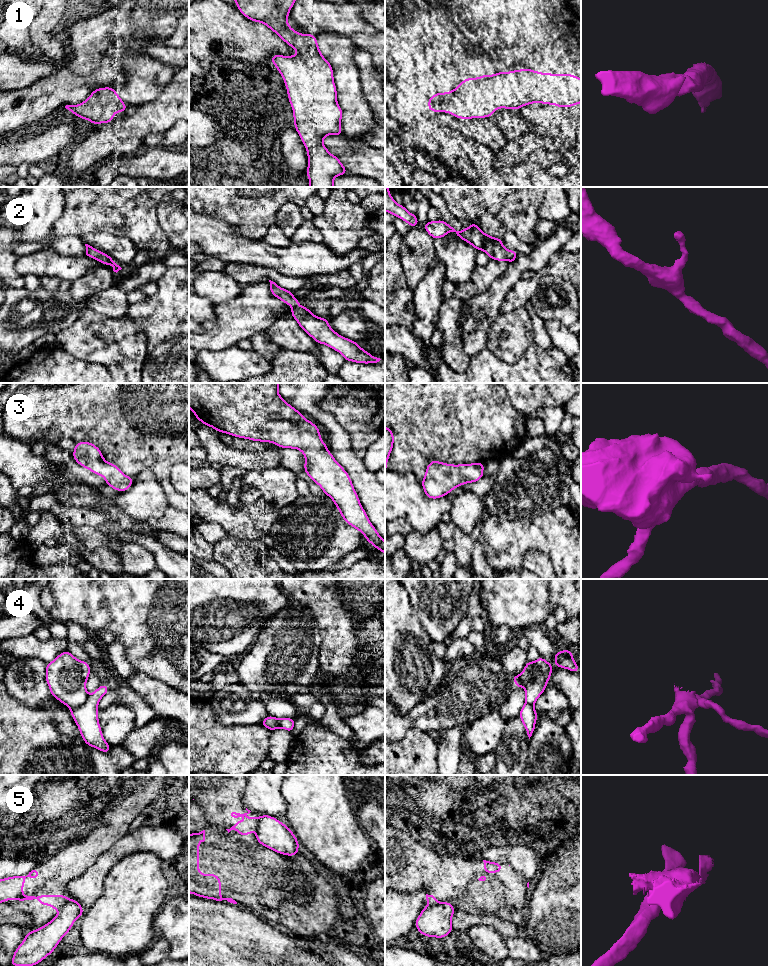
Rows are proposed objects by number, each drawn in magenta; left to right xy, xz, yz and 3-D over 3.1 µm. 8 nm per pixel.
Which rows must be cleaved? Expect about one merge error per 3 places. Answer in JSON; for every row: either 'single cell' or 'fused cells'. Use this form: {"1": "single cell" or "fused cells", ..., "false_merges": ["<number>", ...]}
{"1": "single cell", "2": "single cell", "3": "single cell", "4": "fused cells", "5": "fused cells", "false_merges": ["4", "5"]}

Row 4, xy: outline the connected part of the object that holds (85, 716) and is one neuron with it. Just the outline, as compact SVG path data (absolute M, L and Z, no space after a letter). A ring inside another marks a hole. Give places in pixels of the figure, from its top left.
M101 684L96 691L88 695L87 700L82 705L70 711L85 744L105 753L110 752L111 746L102 735L98 720L98 704L109 691L109 687Z

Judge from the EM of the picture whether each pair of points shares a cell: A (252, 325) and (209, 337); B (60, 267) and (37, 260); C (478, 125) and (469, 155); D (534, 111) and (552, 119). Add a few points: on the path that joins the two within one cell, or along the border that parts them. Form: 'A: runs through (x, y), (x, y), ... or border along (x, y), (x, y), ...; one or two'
A: runs through (241, 325), (233, 325), (220, 335); one
B: runs through (54, 264), (43, 262); one
C: border along (453, 128), (484, 144), (493, 153); two
D: runs through (538, 113), (548, 117); one

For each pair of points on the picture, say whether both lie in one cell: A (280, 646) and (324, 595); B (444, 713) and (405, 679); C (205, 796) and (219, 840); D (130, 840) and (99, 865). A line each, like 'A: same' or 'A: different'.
A: different
B: different
C: same
D: same

